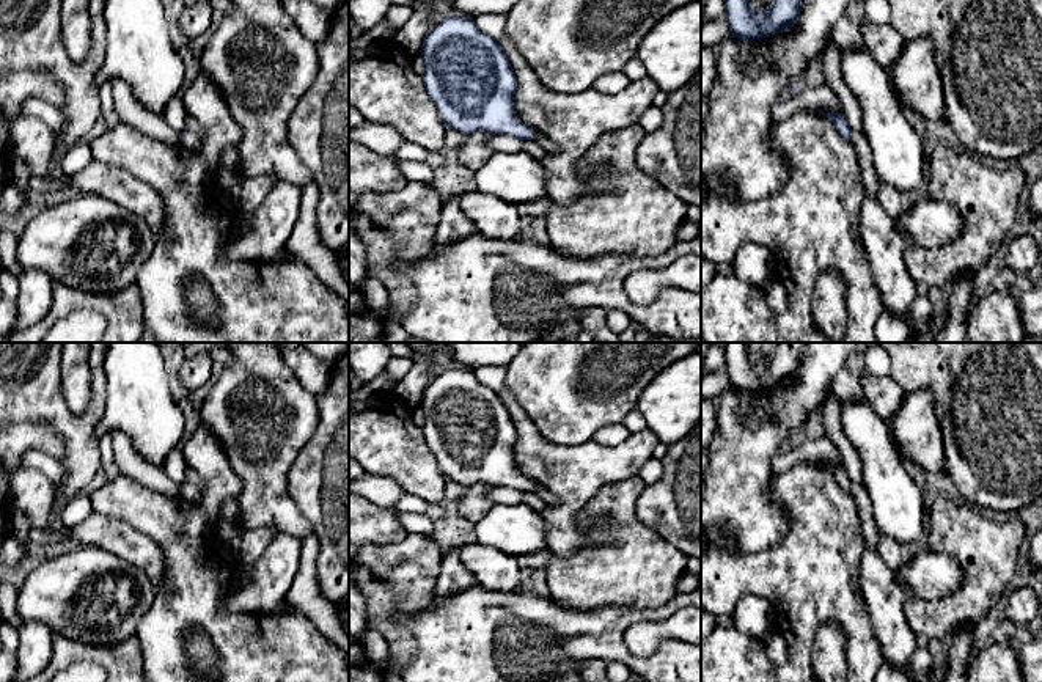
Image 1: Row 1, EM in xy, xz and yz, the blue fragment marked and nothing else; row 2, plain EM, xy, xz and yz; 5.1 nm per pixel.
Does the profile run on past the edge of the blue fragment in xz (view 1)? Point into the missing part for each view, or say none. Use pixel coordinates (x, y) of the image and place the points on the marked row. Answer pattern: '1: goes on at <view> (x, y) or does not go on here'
1: does not go on here

